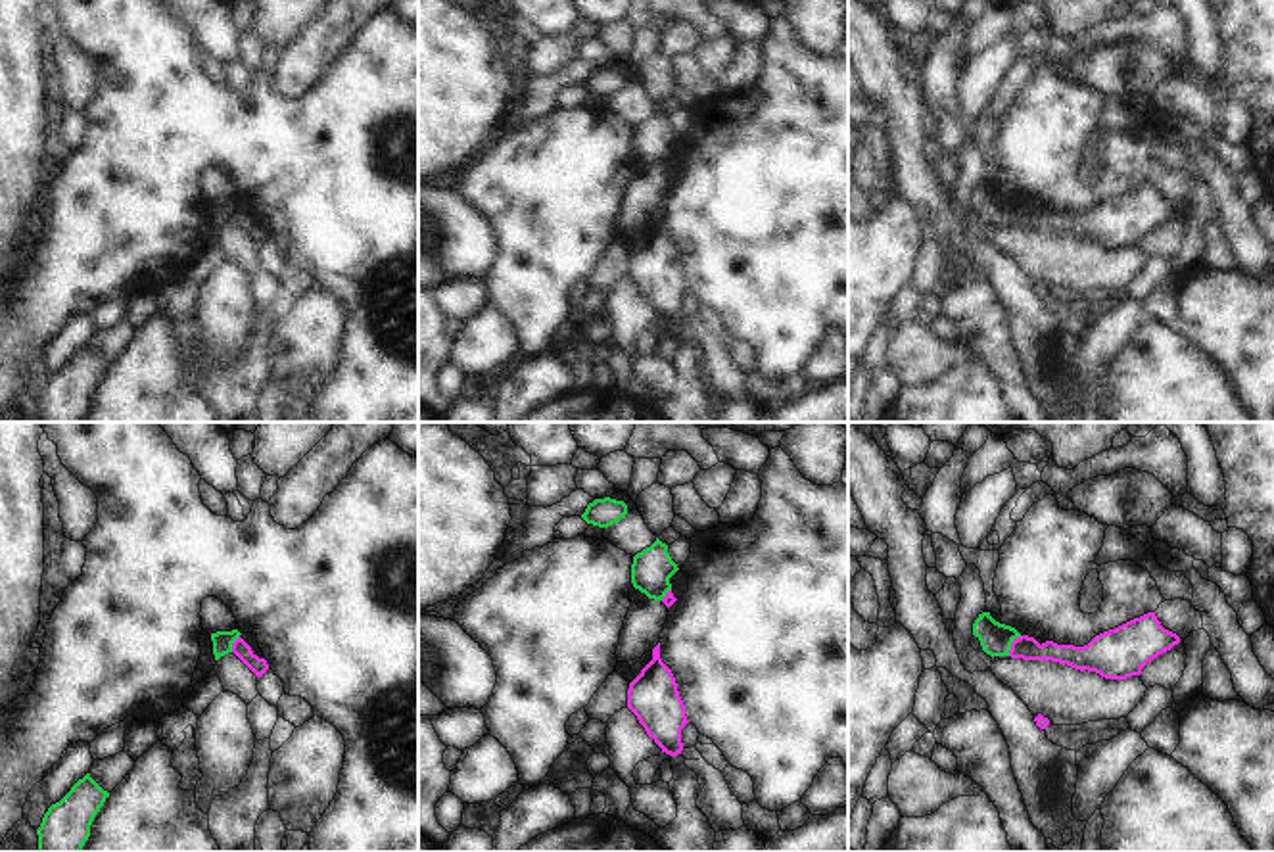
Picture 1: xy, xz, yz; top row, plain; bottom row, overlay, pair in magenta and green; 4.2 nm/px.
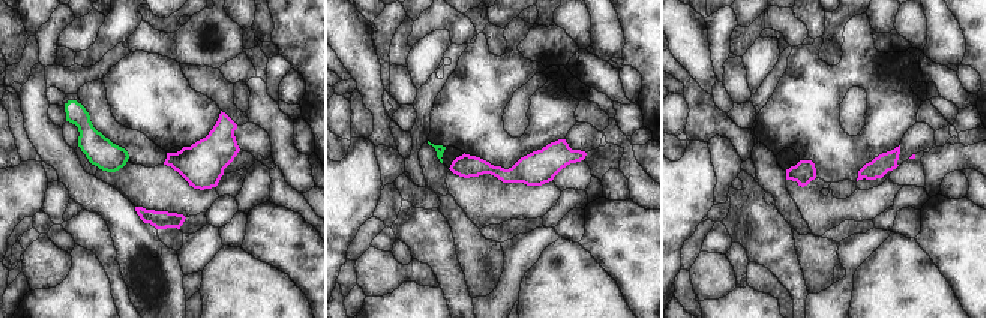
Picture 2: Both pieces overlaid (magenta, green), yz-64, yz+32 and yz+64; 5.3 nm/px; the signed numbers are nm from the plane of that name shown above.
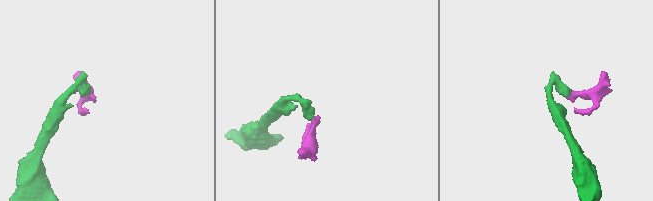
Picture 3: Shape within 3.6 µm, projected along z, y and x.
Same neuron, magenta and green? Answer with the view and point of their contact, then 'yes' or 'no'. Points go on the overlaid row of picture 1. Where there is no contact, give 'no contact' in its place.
meets magenta in yz at (1012, 645); no

